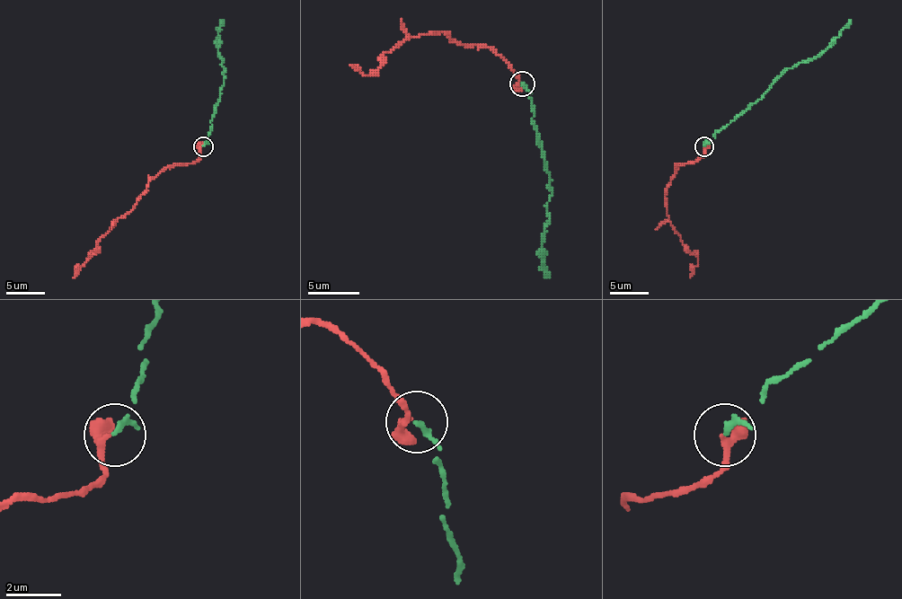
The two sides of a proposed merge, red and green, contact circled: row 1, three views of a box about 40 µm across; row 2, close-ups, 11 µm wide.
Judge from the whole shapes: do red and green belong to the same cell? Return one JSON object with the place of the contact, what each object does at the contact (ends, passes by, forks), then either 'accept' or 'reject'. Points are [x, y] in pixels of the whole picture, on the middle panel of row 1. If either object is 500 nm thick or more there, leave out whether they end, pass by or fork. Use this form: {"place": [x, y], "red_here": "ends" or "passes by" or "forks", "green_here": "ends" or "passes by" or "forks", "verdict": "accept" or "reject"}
{"place": [522, 83], "red_here": "passes by", "green_here": "ends", "verdict": "accept"}

